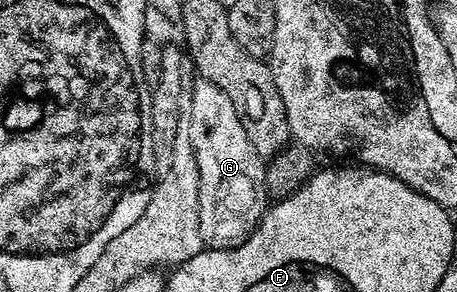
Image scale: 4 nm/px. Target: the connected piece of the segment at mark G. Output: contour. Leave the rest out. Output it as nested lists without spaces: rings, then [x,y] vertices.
[[[202,78],[189,88],[189,138],[195,147],[197,170],[201,178],[201,191],[198,195],[200,211],[201,240],[206,249],[231,249],[241,245],[255,231],[263,214],[269,206],[265,174],[267,165],[264,157],[253,150],[253,142],[249,142],[249,134],[245,134],[245,126],[241,126],[241,118],[237,110],[233,110],[233,102],[229,102],[229,94],[221,90],[213,82]]]

